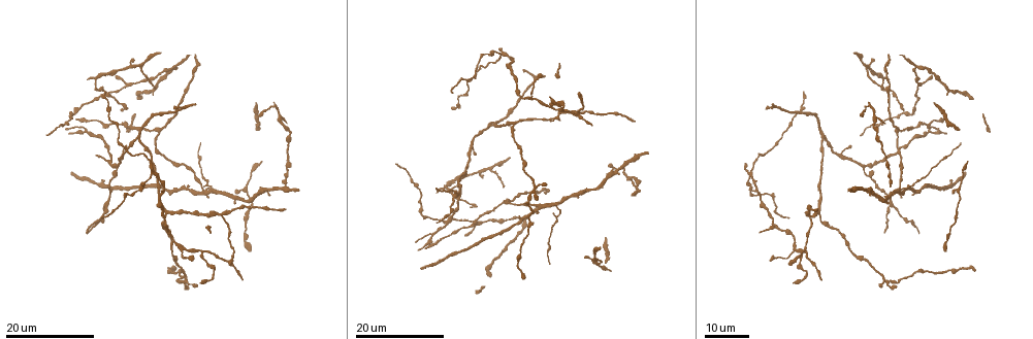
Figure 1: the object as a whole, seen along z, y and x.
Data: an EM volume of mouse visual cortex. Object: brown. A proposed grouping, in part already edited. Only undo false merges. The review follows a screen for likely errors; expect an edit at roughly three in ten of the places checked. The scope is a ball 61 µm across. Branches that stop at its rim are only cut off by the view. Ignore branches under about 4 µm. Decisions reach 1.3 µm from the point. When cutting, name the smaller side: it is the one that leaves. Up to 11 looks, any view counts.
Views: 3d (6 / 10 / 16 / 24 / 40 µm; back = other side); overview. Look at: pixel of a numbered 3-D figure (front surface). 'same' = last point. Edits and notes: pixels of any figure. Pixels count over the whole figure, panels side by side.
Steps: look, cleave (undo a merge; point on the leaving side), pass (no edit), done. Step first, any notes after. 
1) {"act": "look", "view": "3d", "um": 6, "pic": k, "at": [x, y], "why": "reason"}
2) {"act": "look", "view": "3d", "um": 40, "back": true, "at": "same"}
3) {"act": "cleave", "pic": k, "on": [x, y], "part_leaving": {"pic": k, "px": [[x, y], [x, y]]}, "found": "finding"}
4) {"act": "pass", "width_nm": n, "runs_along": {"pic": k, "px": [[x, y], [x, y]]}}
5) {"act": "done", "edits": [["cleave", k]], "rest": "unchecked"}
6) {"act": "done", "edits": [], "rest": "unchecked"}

{"act": "look", "view": "3d", "um": 24, "pic": 1, "at": [268, 191], "why": "three arms meet"}

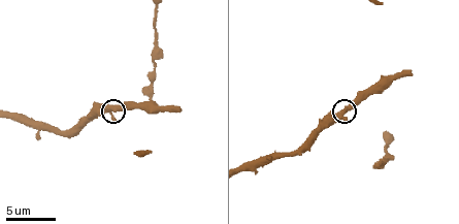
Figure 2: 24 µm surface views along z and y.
{"act": "look", "view": "3d", "um": 6, "pic": 2, "at": [341, 115]}

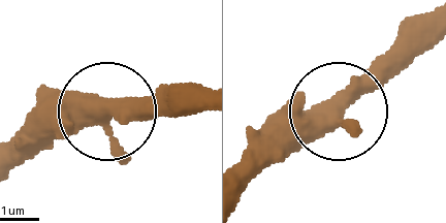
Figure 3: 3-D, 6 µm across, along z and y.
{"act": "pass", "side_arm_um": 9, "runs_along": {"pic": 3, "px": [[242, 193], [415, 38]]}, "found": "continuous, no second cell"}

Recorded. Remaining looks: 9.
{"act": "look", "view": "3d", "um": 16, "pic": 1, "at": [208, 188], "why": "three-way junction"}

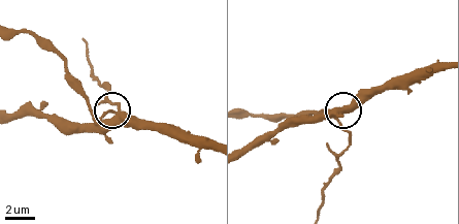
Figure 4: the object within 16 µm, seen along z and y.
{"act": "look", "view": "3d", "um": 10, "pic": 4, "at": [104, 116]}

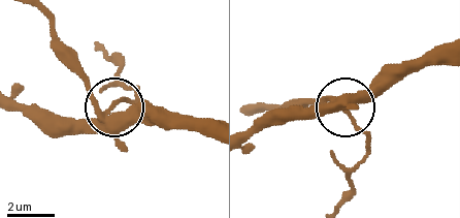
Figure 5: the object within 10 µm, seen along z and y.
{"act": "pass", "side_arm_um": 46, "arms": 3, "found": "continuous, no second cell"}

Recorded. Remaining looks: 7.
{"act": "look", "view": "3d", "um": 24, "pic": 1, "at": [182, 248], "why": "three-way junction"}

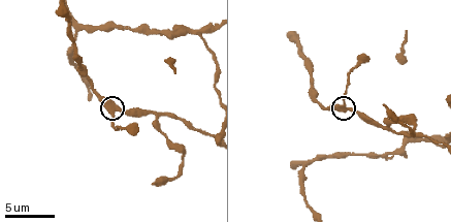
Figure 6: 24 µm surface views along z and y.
{"act": "look", "view": "3d", "um": 10, "pic": 6, "at": [109, 109], "why": "closer look"}

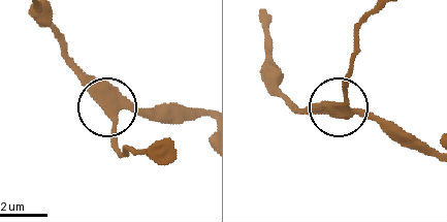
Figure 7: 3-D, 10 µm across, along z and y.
{"act": "look", "view": "3d", "um": 10, "back": true, "pic": 7, "at": [341, 105]}

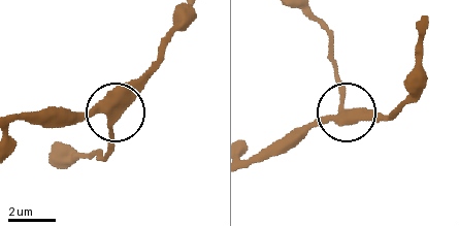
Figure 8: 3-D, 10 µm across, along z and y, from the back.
{"act": "pass", "side_arm_um": 16, "found": "continuous, no second cell"}

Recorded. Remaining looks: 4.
{"act": "look", "view": "3d", "um": 24, "pic": 1, "at": [108, 207], "why": "a fork"}

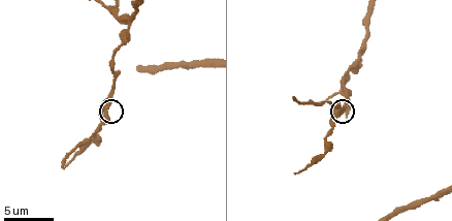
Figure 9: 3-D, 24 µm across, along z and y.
{"act": "look", "view": "3d", "um": 10, "pic": 9, "at": [106, 111], "why": "zoom in"}

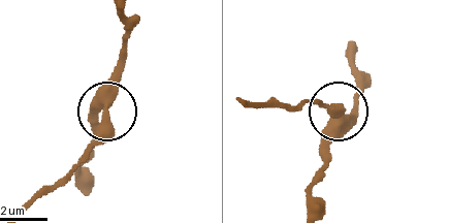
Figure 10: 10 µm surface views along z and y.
{"act": "pass", "side_arm_um": 8, "runs_along": {"pic": 10, "px": [[122, 13], [128, 39], [116, 68], [109, 128], [86, 161]]}, "found": "all the same cell"}

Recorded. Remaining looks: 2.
{"act": "look", "view": "3d", "um": 16, "pic": 1, "at": [928, 131], "why": "two arms in line, one across"}

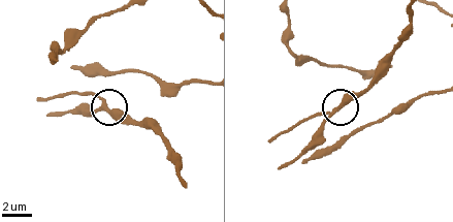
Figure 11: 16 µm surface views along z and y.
{"act": "look", "view": "3d", "um": 6, "pic": 11, "at": [335, 110]}

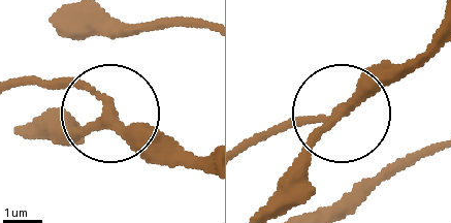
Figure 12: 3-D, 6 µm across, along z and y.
{"act": "pass", "side_arm_um": 6, "runs_along": {"pic": 12, "px": [[208, 169], [159, 157], [81, 88], [25, 81]]}, "found": "all the same cell"}

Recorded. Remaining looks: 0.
{"act": "done", "edits": [], "rest": "unchecked"}

